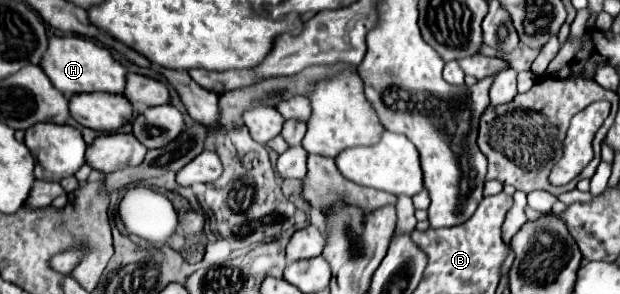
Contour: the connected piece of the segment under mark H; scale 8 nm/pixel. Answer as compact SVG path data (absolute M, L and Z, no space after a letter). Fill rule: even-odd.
M52 36L50 48L46 50L46 62L42 62L42 66L46 68L46 76L50 76L50 82L68 98L84 92L124 94L126 88L126 74L128 74L126 66L116 62L108 48L98 46L82 36L66 36L66 38Z

